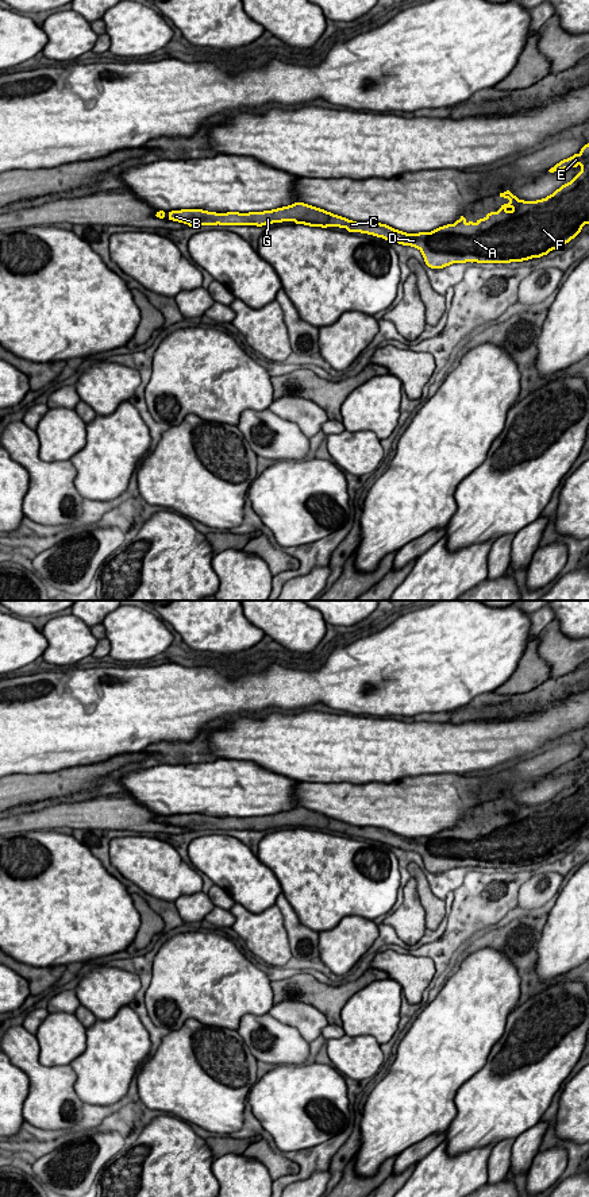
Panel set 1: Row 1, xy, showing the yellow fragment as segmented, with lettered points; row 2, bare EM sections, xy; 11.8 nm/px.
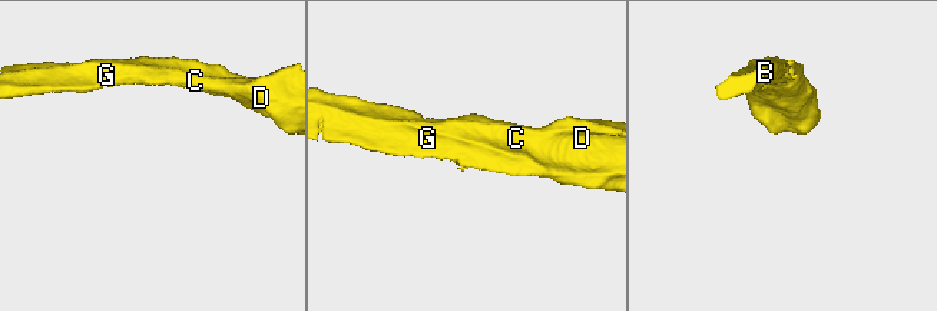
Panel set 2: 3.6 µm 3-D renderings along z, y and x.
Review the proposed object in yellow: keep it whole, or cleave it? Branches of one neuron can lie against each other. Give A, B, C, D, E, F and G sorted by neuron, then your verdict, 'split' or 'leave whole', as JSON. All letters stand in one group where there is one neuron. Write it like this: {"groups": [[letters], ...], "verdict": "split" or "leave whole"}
{"groups": [["A", "B", "C", "D", "E", "F", "G"]], "verdict": "leave whole"}

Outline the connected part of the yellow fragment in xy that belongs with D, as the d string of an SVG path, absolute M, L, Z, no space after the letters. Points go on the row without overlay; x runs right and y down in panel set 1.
M589 748L578 758L561 765L548 776L561 776L581 771L581 776L567 788L562 789L553 799L536 806L519 804L509 795L500 798L500 802L508 803L509 807L501 810L497 816L488 818L484 823L466 826L463 820L454 829L439 831L431 837L407 838L394 834L386 829L353 826L346 822L334 819L324 814L294 807L288 811L263 815L263 816L227 816L216 818L203 814L181 814L169 816L169 825L188 829L189 831L200 830L257 830L262 831L273 827L294 826L309 831L339 831L349 837L361 837L382 842L390 847L411 850L417 853L424 866L431 873L443 873L453 868L511 868L523 866L532 862L540 862L550 856L557 854L574 843L585 829L589 829Z

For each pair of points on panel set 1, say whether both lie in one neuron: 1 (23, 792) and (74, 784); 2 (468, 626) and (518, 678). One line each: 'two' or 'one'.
1: one
2: two

